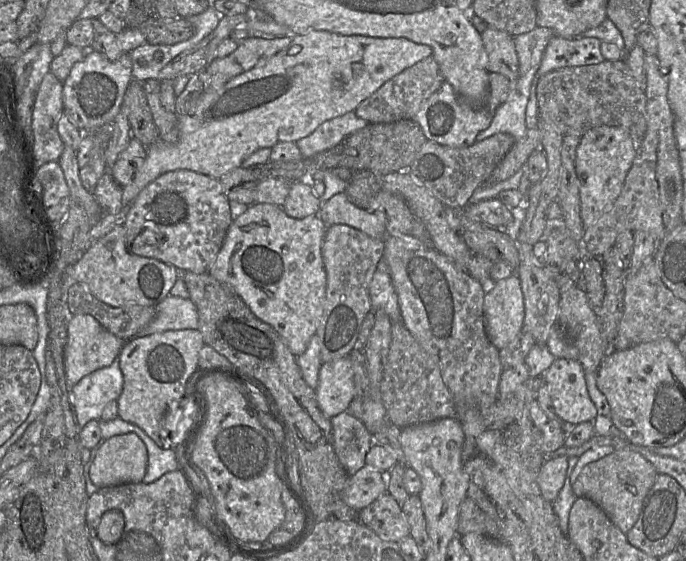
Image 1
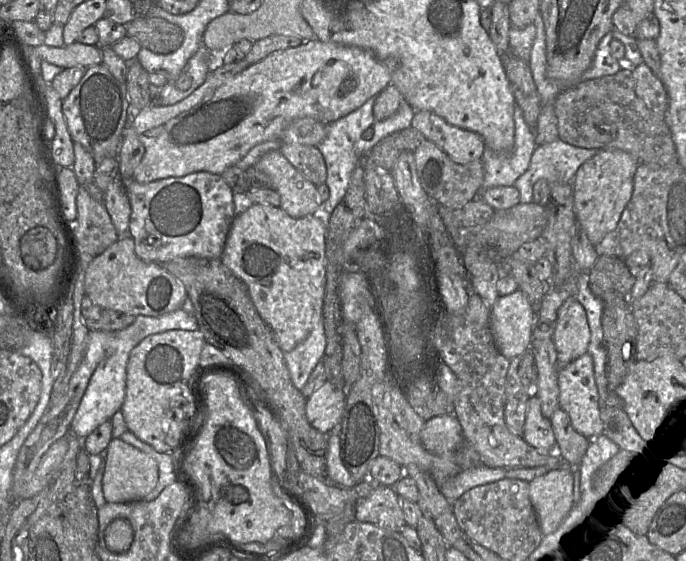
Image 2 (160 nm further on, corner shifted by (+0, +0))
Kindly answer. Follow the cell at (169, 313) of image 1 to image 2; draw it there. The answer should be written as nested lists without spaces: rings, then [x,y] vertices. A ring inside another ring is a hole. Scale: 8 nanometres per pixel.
[[[180,308],[162,316],[136,316],[131,325],[112,333],[111,352],[100,362],[92,374],[71,422],[70,430],[74,435],[84,439],[100,424],[109,421],[117,411],[121,410],[126,395],[126,369],[130,352],[147,336],[168,330],[195,331],[197,330],[197,323],[193,314],[188,314]]]

